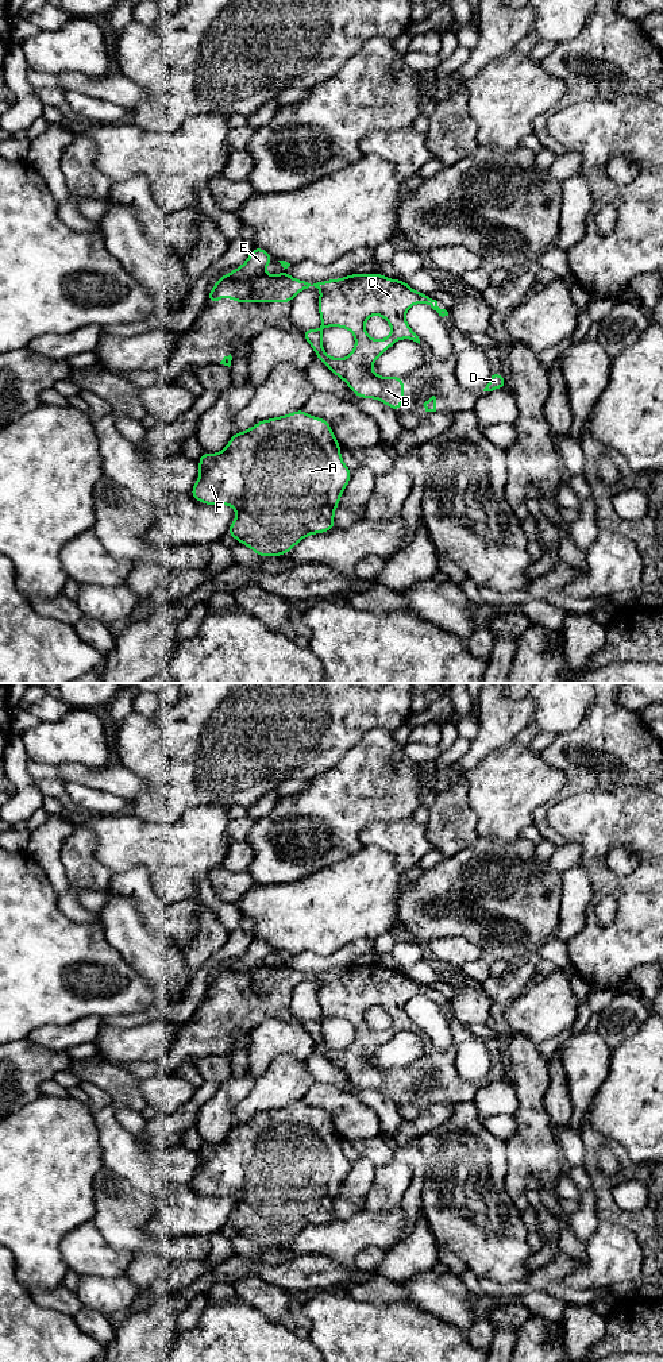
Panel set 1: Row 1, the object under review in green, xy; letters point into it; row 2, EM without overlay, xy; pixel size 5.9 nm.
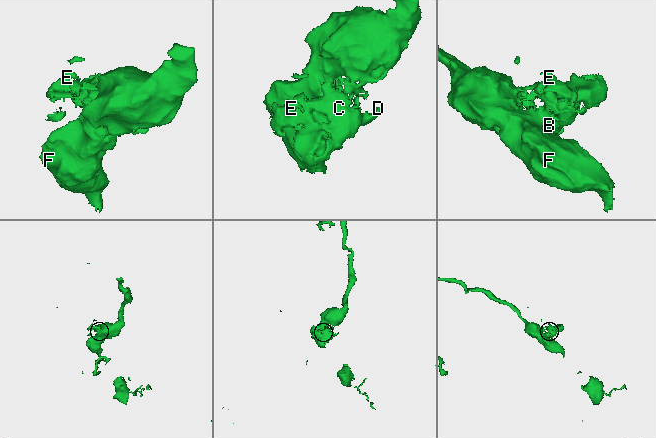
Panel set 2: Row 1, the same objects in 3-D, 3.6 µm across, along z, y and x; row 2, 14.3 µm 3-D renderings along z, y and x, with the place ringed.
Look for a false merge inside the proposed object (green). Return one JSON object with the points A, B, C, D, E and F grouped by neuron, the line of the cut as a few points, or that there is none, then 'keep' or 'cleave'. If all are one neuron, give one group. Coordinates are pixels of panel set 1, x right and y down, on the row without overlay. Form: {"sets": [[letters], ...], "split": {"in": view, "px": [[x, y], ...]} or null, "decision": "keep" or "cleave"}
{"sets": [["A", "B", "C", "D", "F"], ["E"]], "split": {"in": "xy", "px": [[228, 964], [238, 971], [251, 969], [263, 964]]}, "decision": "cleave"}

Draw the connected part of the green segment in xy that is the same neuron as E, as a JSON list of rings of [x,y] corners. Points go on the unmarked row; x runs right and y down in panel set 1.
[[[255,938],[251,941],[247,952],[230,965],[238,972],[262,966],[271,952],[274,952],[274,949],[266,941]]]

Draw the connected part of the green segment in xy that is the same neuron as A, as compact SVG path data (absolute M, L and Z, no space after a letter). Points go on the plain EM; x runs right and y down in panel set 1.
M302 1100L258 1112L244 1123L235 1123L221 1143L203 1143L197 1154L200 1165L190 1187L200 1195L232 1197L236 1208L227 1224L261 1249L282 1247L308 1226L332 1222L335 1219L334 1203L352 1165L343 1154L340 1135L329 1114L321 1108L312 1108Z

